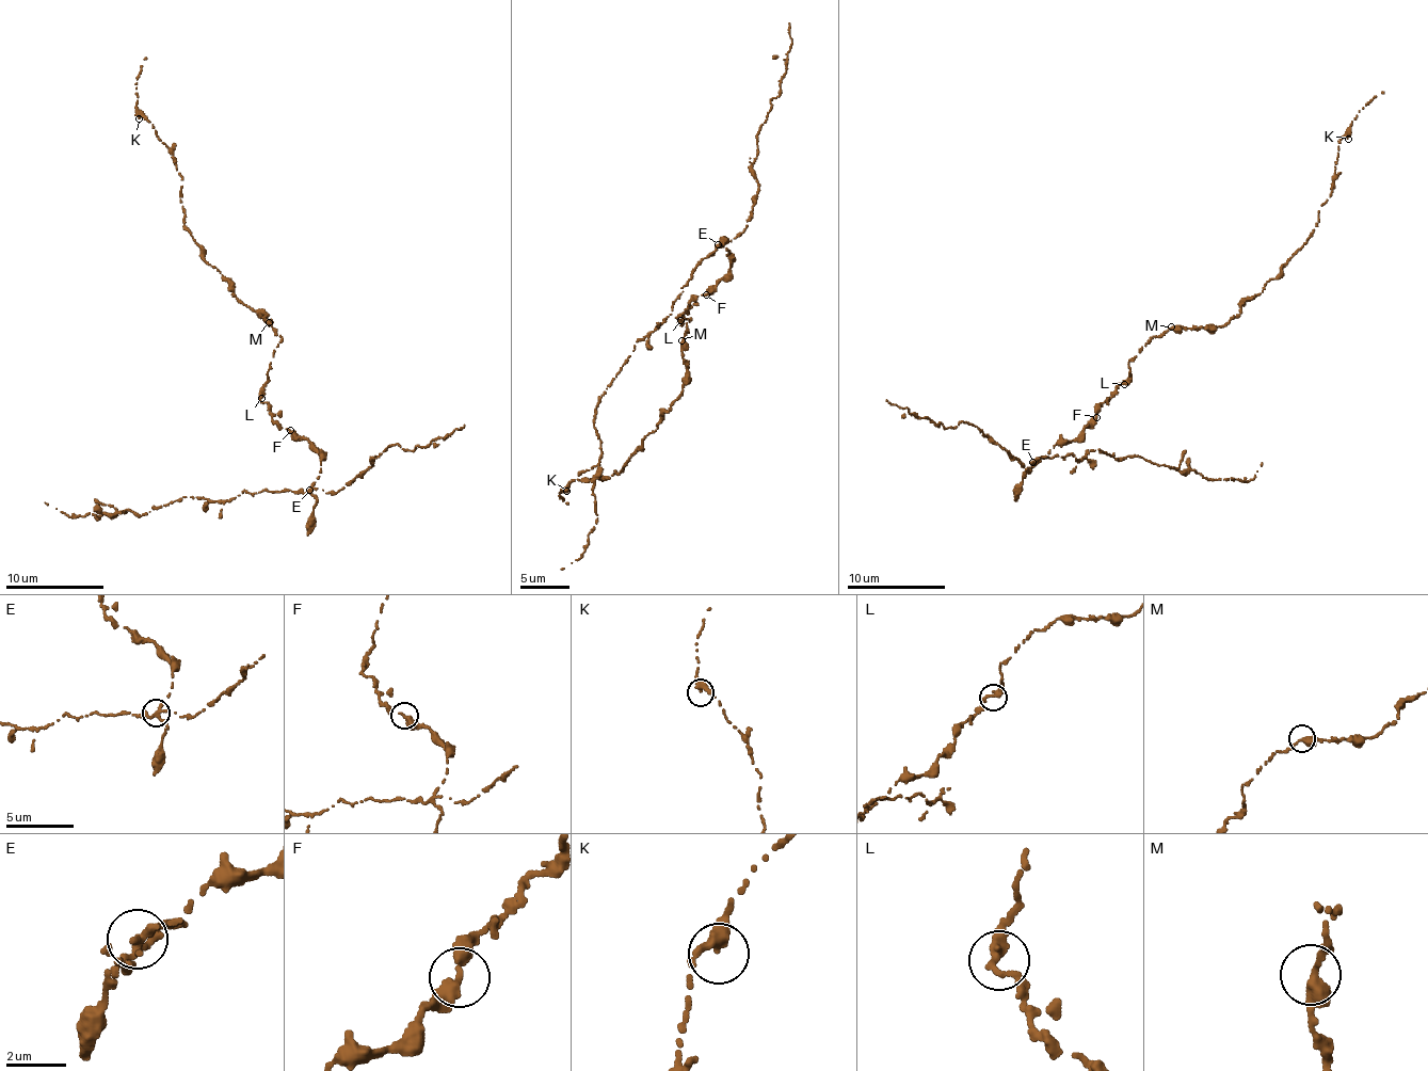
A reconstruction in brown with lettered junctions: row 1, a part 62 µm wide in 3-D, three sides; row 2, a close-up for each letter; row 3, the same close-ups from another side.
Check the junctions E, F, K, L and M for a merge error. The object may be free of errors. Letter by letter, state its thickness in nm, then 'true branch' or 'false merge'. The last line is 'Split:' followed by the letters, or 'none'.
E: calibre 320 nm; false merge
F: calibre 300 nm; true branch
K: calibre 340 nm; true branch
L: calibre 320 nm; true branch
M: calibre 320 nm; true branch
Split: E

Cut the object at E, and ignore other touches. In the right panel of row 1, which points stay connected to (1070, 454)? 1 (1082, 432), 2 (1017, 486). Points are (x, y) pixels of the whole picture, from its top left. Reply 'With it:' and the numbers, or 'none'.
With it: none

